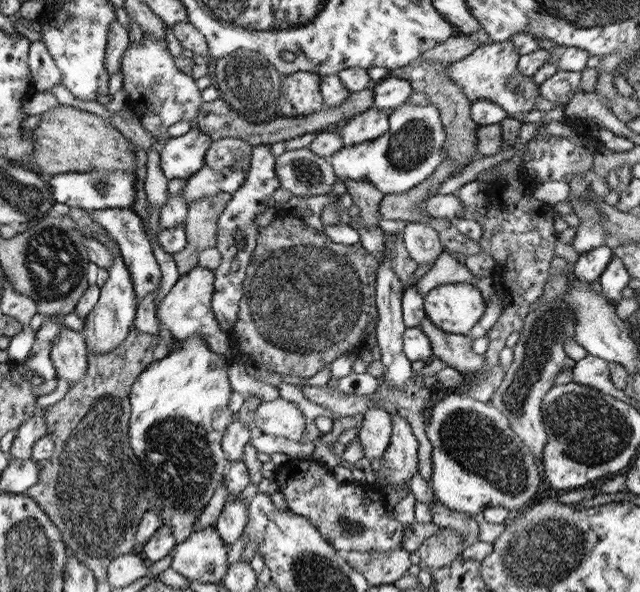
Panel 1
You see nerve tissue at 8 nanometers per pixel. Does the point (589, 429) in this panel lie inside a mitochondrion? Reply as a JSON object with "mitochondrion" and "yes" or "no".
{"mitochondrion":"yes"}

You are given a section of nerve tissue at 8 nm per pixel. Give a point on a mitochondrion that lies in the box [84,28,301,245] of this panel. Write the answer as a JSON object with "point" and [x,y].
{"point":[249,83]}

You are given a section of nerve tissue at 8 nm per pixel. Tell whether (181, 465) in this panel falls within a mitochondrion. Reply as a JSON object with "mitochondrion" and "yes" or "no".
{"mitochondrion":"yes"}

